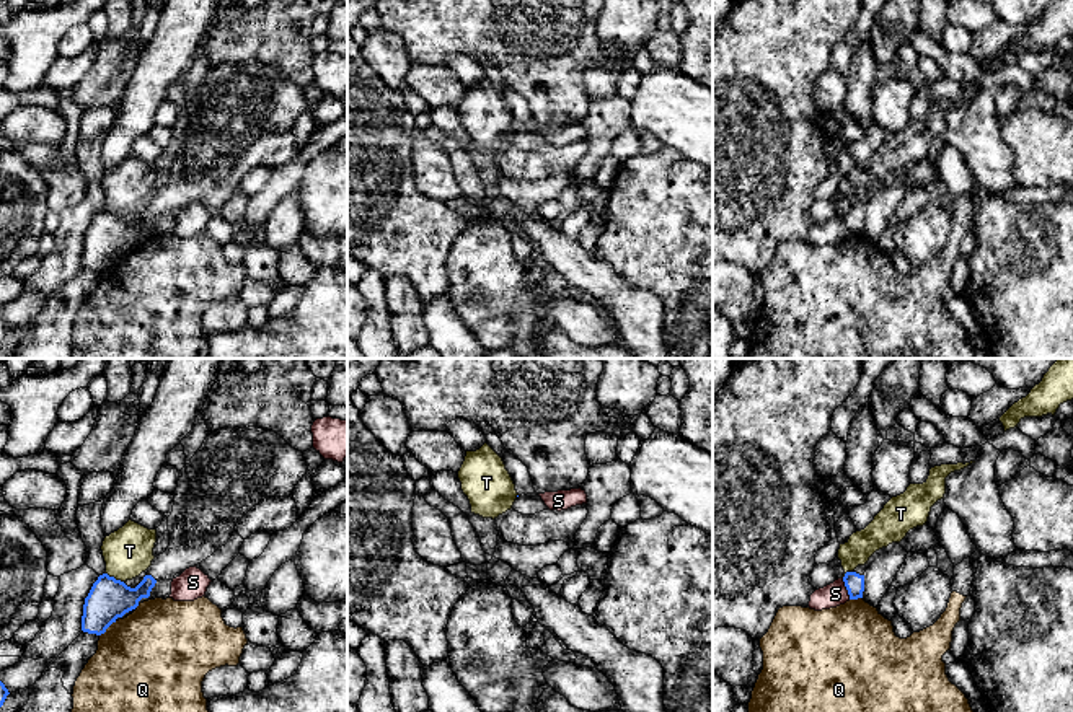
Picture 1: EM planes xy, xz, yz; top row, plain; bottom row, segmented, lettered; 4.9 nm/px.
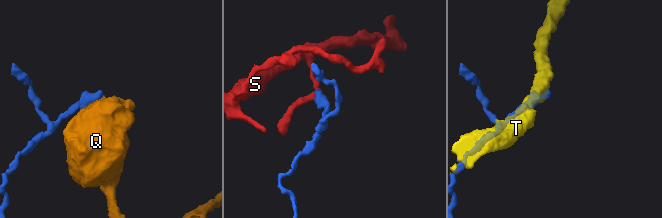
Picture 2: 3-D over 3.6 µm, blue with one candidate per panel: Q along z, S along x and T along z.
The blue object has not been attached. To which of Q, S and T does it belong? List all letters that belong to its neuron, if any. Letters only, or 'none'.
none

